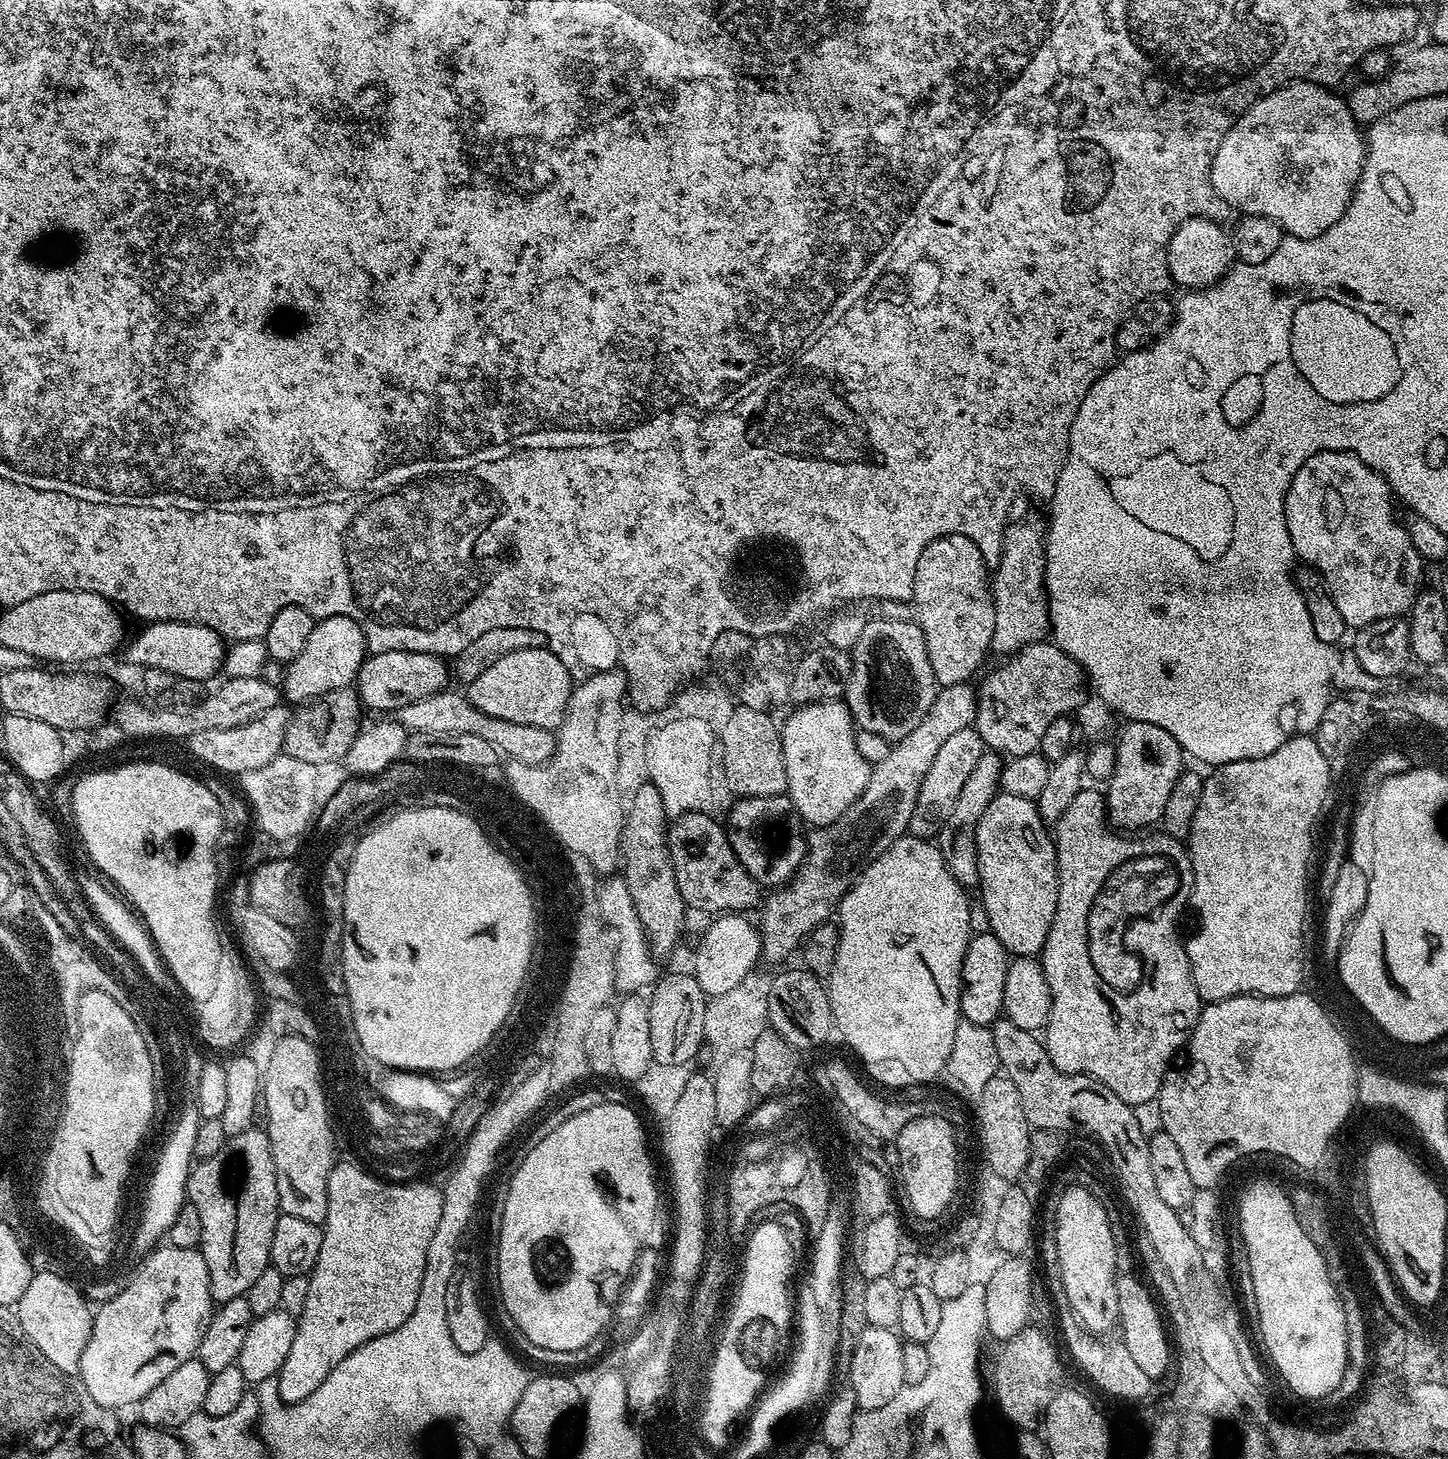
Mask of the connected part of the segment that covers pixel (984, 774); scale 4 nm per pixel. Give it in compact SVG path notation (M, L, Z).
M985 751L982 758L978 758L978 766L966 778L966 786L958 793L958 802L954 802L954 811L950 818L946 818L946 826L942 826L938 837L940 853L944 855L946 866L950 874L965 890L972 890L980 883L978 874L978 854L976 853L976 824L982 818L986 806L998 795L1000 785L1000 770L1002 760L997 753Z

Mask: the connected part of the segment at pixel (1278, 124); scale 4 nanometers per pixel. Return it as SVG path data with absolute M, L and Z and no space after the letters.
M1293 82L1282 88L1275 88L1270 94L1266 94L1255 104L1251 104L1248 110L1241 114L1232 123L1232 128L1222 138L1216 153L1212 155L1212 188L1228 204L1229 209L1239 211L1245 216L1261 216L1272 219L1277 223L1284 234L1297 236L1298 238L1314 238L1322 234L1342 216L1348 207L1349 198L1356 187L1356 180L1360 176L1361 167L1364 165L1364 149L1366 136L1361 125L1350 114L1347 99L1343 95L1335 96L1335 91L1329 90L1322 84L1309 84L1307 82Z

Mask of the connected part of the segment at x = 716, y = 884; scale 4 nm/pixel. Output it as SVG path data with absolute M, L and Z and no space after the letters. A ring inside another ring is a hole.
M707 811L677 815L668 830L674 878L678 878L678 890L685 905L711 914L740 914L746 910L743 908L755 909L762 900L762 886L736 860L725 825L708 815Z

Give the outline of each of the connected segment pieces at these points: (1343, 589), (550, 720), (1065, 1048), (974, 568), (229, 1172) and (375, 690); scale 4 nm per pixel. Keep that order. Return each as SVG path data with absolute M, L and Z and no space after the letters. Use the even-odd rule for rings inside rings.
M1319 452L1310 458L1306 458L1306 462L1302 462L1302 466L1298 466L1298 470L1293 474L1290 490L1284 499L1286 530L1290 530L1290 542L1292 543L1295 559L1301 565L1307 566L1318 573L1320 579L1324 581L1324 586L1327 588L1330 598L1334 598L1334 606L1338 606L1338 614L1342 614L1345 625L1352 630L1364 629L1378 620L1403 617L1412 608L1412 603L1416 601L1416 593L1421 591L1422 588L1422 584L1420 584L1422 553L1412 545L1412 540L1408 537L1407 527L1396 521L1396 516L1392 513L1392 504L1394 505L1394 497L1392 489L1388 486L1388 481L1383 476L1379 476L1372 468L1366 466L1351 452Z
M547 646L518 650L514 654L506 654L506 658L498 658L490 670L482 670L482 674L471 677L469 684L472 685L466 689L466 695L470 703L475 708L481 708L487 716L502 718L506 722L518 722L522 726L556 730L568 716L568 703L574 687L574 679L564 664L567 663Z
M1084 790L1074 798L1054 828L1056 868L1060 872L1058 906L1044 950L1038 956L1052 995L1052 1009L1048 1026L1042 1032L1042 1043L1054 1066L1058 1066L1060 1072L1093 1076L1114 1090L1122 1102L1133 1106L1148 1104L1151 1100L1153 1103L1159 1097L1164 1077L1173 1067L1172 1059L1179 1048L1181 1051L1187 1045L1202 1007L1200 995L1188 974L1176 977L1170 984L1140 992L1144 1000L1140 1000L1140 996L1120 1000L1120 1008L1116 1008L1116 1004L1108 1008L1104 996L1088 996L1084 923L1089 901L1096 897L1100 880L1112 865L1141 852L1164 852L1180 860L1184 878L1192 878L1192 857L1181 841L1167 834L1148 835L1152 834L1121 834L1109 826L1105 801L1094 793ZM1124 1004L1128 1004L1128 1012L1132 1012L1132 1008L1136 1008L1136 1012L1148 1012L1148 1024L1144 1024L1144 1016L1128 1016ZM1116 1016L1120 1016L1120 1020L1140 1020L1140 1024L1116 1024Z
M943 536L934 542L930 542L930 546L926 546L926 550L922 550L922 558L918 558L918 566L914 570L914 590L912 591L911 603L916 604L915 623L919 624L924 641L926 642L926 654L930 658L930 666L934 670L934 678L940 688L946 686L954 686L955 684L969 683L973 678L972 675L980 668L980 663L984 660L984 654L988 654L992 645L992 635L994 634L994 602L992 601L992 585L990 583L990 568L984 565L986 559L985 553L978 550L978 546L970 538L965 536Z
M253 1126L242 1134L231 1137L228 1143L222 1146L222 1150L218 1150L218 1154L214 1154L214 1158L199 1161L191 1169L188 1178L187 1199L194 1206L198 1206L198 1215L202 1217L202 1238L199 1249L206 1262L213 1301L220 1304L230 1302L230 1298L247 1296L250 1290L250 1285L242 1278L242 1274L234 1272L230 1252L238 1240L240 1200L242 1200L244 1184L246 1184L244 1164L238 1164L240 1148L258 1148L258 1164L266 1162L268 1133L261 1129L259 1132L258 1128Z
M406 650L373 652L362 662L354 687L365 709L373 708L376 712L382 712L378 714L388 714L402 706L445 691L449 687L448 672L450 676L449 661L442 656Z

